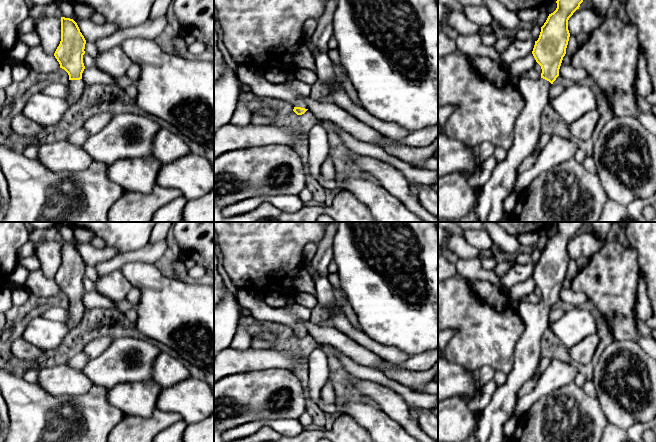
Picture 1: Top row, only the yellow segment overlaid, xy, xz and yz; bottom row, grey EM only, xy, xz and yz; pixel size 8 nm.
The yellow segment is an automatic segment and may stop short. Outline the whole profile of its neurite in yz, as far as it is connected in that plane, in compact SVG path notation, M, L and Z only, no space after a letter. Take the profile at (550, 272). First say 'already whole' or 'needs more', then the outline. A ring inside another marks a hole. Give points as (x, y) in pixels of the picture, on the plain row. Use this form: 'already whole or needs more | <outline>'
needs more | M559 222L556 234L549 238L546 246L541 251L541 256L532 275L536 286L541 290L542 297L539 303L521 302L518 306L518 314L524 323L524 330L515 346L513 368L507 375L503 385L497 387L489 404L479 414L480 418L476 429L477 442L507 442L503 426L518 402L522 386L534 376L534 373L541 360L541 338L547 327L550 325L549 313L559 300L559 293L566 278L570 257L568 244L573 237L579 233L585 222Z

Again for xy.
needs more | M61 241L61 265L54 280L69 299L68 319L64 324L73 330L82 323L86 308L82 303L85 293L83 279L85 278L86 264L77 247L70 242Z

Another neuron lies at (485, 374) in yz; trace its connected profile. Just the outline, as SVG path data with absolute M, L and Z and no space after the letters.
M486 365L478 370L472 371L472 373L476 384L478 386L483 386L485 383L493 380L495 371L490 366Z

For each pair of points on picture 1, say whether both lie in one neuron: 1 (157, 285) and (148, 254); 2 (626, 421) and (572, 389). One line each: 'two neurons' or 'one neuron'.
1: two neurons
2: two neurons

